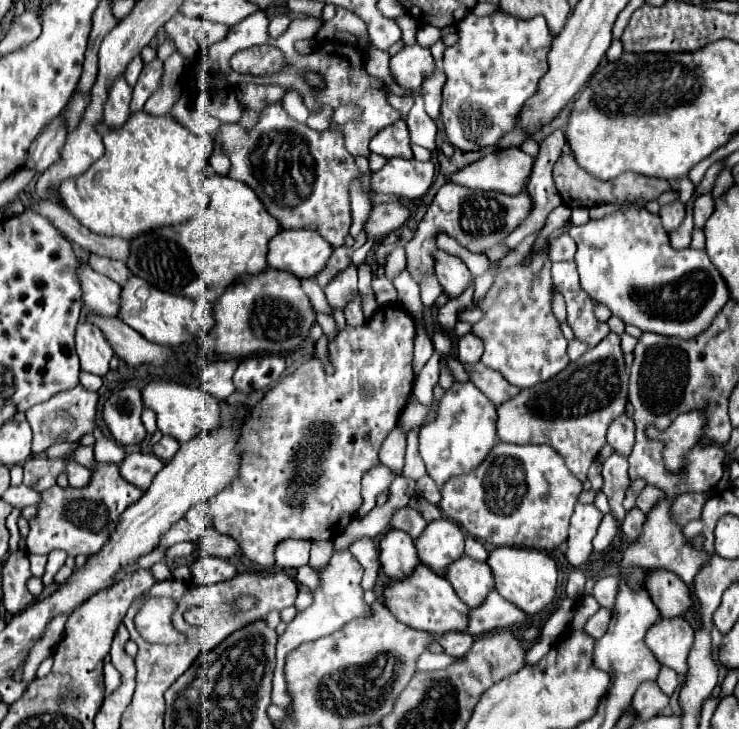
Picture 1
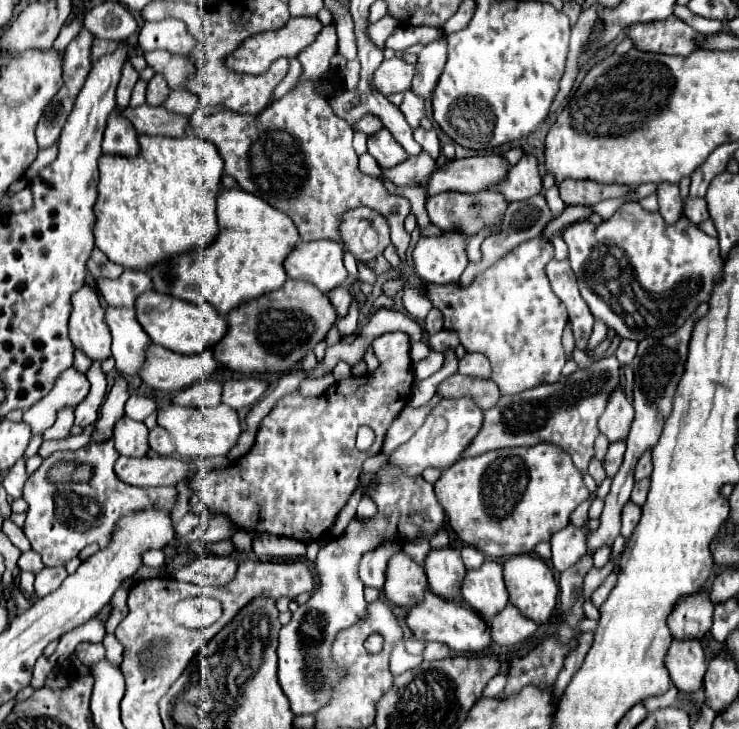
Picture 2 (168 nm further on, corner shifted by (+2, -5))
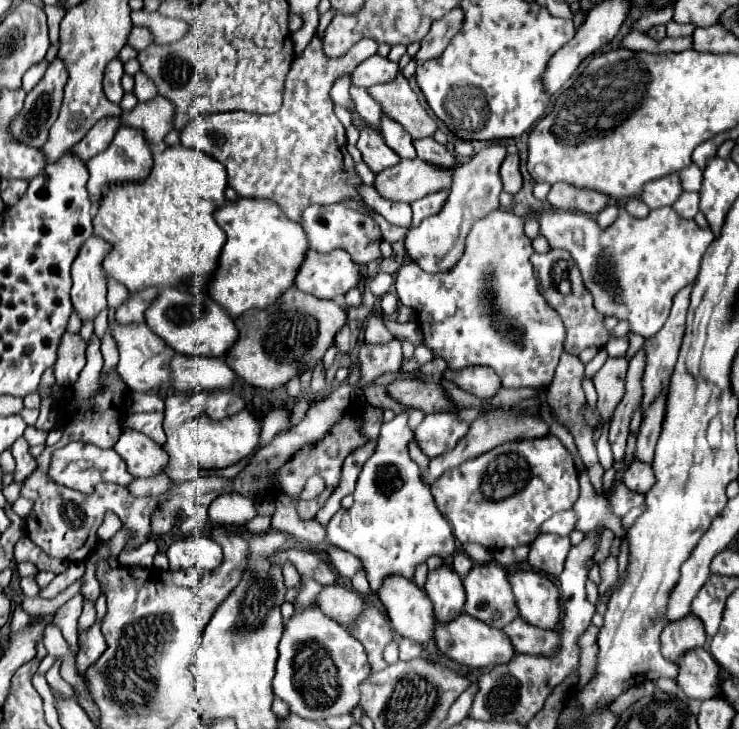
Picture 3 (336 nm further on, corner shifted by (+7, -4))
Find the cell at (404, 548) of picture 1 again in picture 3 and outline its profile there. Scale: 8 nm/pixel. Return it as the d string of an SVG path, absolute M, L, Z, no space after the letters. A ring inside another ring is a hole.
M388 576L382 584L382 588L378 590L378 598L380 602L384 604L386 612L388 612L388 618L394 626L394 630L404 636L404 638L410 638L410 640L416 640L420 644L424 644L426 648L426 654L432 654L436 652L436 644L434 644L434 612L432 612L432 602L430 598L426 596L426 592L422 588L418 588L414 584L414 580L408 580L404 576Z

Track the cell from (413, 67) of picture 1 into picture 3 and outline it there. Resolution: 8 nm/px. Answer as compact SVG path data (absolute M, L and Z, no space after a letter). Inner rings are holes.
M374 54L354 68L352 84L362 86L362 88L370 88L376 84L388 84L396 80L398 72L400 72L400 66L396 62Z

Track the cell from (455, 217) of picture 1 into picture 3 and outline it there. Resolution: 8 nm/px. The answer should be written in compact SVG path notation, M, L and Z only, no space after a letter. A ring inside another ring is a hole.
M440 190L440 192L434 192L434 194L428 194L416 202L412 202L412 212L414 212L414 220L412 220L412 226L418 226L424 218L428 216L434 216L442 210L446 198L448 198L450 190Z

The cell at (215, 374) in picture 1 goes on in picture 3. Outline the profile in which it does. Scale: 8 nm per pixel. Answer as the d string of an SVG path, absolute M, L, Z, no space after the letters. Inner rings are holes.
M170 394L166 396L166 416L163 429L166 437L178 437L176 426L180 422L192 420L204 412L204 396L202 394Z

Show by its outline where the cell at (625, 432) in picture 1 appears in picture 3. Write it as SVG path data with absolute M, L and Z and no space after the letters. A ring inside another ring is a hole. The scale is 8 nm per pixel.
M608 358L606 364L592 378L592 382L596 386L596 392L598 392L596 410L598 410L598 416L600 416L602 424L610 422L616 406L620 404L620 400L624 396L626 368L628 368L628 362L624 358L620 358L620 360Z

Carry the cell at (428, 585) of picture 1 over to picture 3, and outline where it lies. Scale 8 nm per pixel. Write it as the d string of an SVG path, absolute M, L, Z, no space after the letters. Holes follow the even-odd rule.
M462 612L458 618L454 618L446 624L436 620L434 640L442 654L446 654L448 658L452 658L458 664L464 664L468 668L486 668L486 666L504 664L504 662L512 660L512 656L514 656L514 648L502 630L488 626L488 624L476 620L474 616L468 616L466 612Z

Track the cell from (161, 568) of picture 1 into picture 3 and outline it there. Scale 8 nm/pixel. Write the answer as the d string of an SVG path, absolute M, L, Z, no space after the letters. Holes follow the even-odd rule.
M148 540L146 544L130 550L130 552L122 552L122 564L124 566L140 566L140 568L152 568L154 566L154 556L158 554L158 546L154 540Z

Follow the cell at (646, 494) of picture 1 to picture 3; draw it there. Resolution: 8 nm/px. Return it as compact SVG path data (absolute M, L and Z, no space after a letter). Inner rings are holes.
M634 460L628 468L628 472L624 472L624 484L638 494L646 494L652 484L654 484L654 472L650 464L638 464L638 460Z

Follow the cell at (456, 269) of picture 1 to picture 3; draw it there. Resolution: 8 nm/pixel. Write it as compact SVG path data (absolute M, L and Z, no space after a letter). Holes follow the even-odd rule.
M490 144L488 148L474 154L468 162L458 166L450 188L450 198L446 200L444 208L436 216L424 220L420 226L414 226L408 232L404 240L408 256L424 272L436 274L452 270L458 264L460 256L464 254L464 242L472 224L498 208L498 196L502 192L500 164L504 158L506 158L506 148L502 144Z

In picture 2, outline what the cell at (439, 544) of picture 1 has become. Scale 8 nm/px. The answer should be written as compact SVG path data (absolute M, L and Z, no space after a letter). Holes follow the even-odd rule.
M439 549L431 551L425 559L425 573L429 579L429 591L443 599L459 599L461 585L465 579L465 565L457 549Z

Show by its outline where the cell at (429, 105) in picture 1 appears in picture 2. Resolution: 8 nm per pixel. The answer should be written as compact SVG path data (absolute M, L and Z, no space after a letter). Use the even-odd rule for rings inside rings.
M441 35L437 41L425 45L417 55L413 77L413 91L417 95L421 95L423 99L431 97L445 61L447 61L447 39L445 35Z

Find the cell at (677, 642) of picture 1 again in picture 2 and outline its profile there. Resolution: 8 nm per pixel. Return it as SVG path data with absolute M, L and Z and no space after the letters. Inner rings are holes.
M687 639L687 641L671 643L665 665L679 691L695 693L703 687L703 677L705 677L705 669L707 669L705 661L707 661L705 649L703 649L701 641Z

